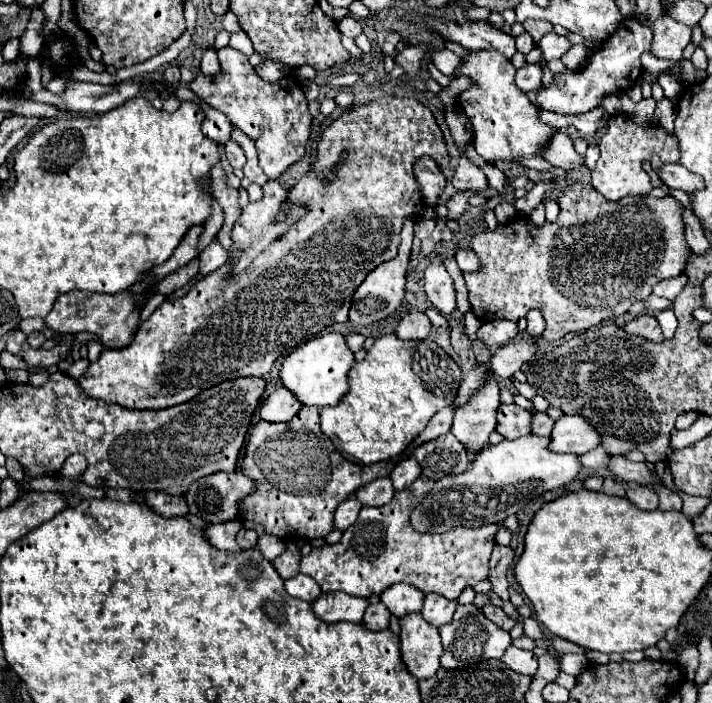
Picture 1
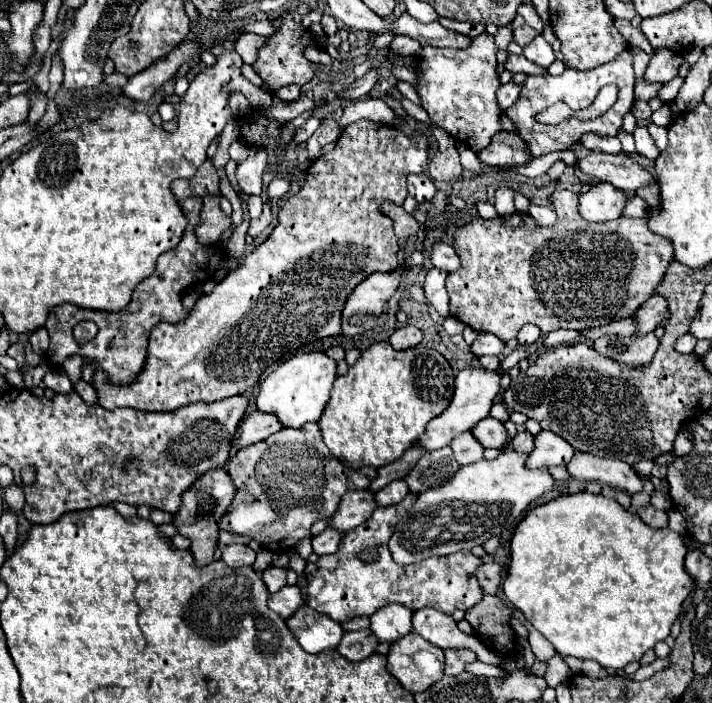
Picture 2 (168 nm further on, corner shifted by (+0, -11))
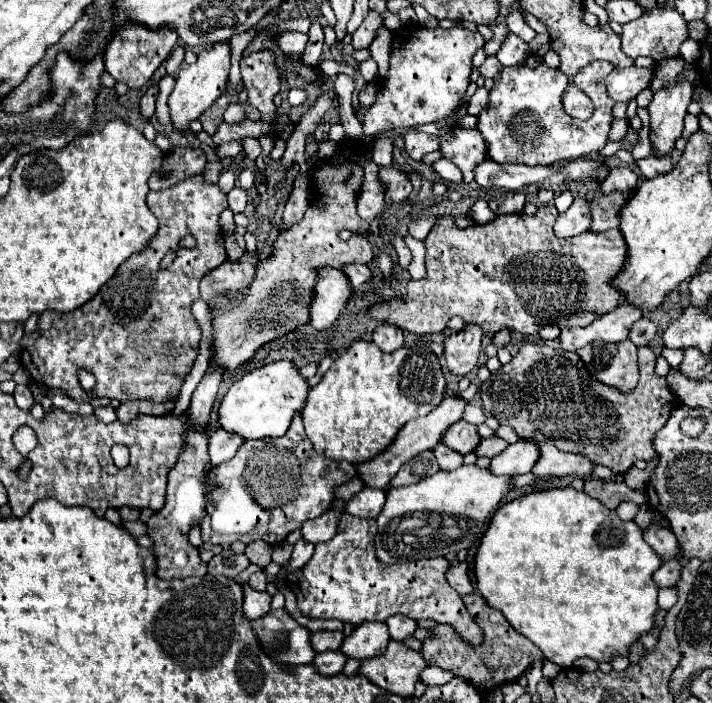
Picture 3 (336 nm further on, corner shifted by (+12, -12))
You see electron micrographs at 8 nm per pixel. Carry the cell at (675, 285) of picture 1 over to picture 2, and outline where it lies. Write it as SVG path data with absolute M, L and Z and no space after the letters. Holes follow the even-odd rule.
M652 295L632 315L634 321L636 321L636 335L652 333L664 321L666 313L668 313L668 303L664 303L664 299L660 299L660 295Z

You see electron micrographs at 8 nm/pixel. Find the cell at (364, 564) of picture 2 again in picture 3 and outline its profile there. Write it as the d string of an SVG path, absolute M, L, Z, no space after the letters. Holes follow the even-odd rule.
M344 514L340 520L340 532L328 540L316 544L316 552L310 562L288 574L288 586L298 598L298 606L308 618L338 618L342 622L362 624L364 620L386 620L394 614L404 614L410 618L432 618L440 624L452 624L456 632L470 644L482 642L482 630L474 624L472 616L464 608L460 594L446 580L450 562L446 558L422 558L414 566L386 566L374 556L374 536L378 532L376 520L360 520L358 516Z

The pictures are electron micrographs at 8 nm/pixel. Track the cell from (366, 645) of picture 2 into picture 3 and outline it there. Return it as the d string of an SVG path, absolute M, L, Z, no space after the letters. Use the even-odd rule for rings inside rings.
M326 650L326 652L316 654L316 658L314 658L314 666L318 668L320 674L332 676L332 674L342 672L346 660L348 660L348 658L344 658L340 650Z

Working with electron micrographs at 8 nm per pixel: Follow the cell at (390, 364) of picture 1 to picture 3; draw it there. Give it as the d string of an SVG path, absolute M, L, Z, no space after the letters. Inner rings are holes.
M358 340L308 392L302 410L304 428L320 456L362 464L384 452L408 420L434 410L442 402L444 388L446 380L436 354L420 346L402 346L386 354L374 342Z

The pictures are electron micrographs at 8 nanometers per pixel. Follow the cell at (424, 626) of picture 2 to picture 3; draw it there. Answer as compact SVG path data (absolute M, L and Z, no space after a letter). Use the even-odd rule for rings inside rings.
M400 614L388 618L386 624L388 624L388 630L390 630L394 640L406 640L406 638L414 636L414 632L418 630L418 622L416 620L412 620L408 616L400 616Z

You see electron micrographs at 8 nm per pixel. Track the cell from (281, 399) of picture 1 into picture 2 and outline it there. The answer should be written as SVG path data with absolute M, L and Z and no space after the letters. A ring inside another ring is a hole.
M258 411L250 413L248 417L242 419L240 427L238 427L238 437L236 437L236 445L240 449L250 447L258 441L264 441L266 437L270 437L272 433L280 431L280 423L276 423L276 419L272 419L272 415L260 415Z

